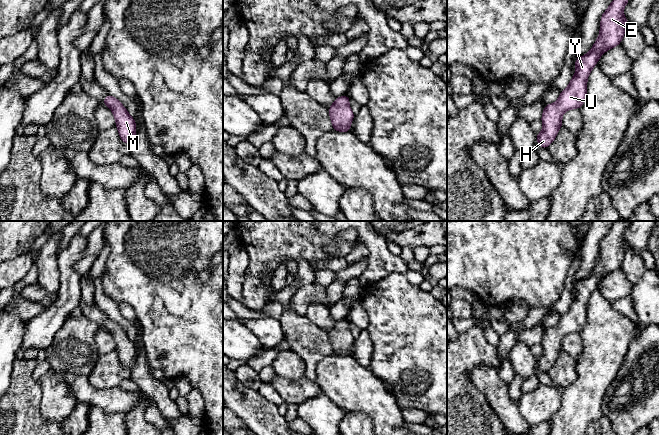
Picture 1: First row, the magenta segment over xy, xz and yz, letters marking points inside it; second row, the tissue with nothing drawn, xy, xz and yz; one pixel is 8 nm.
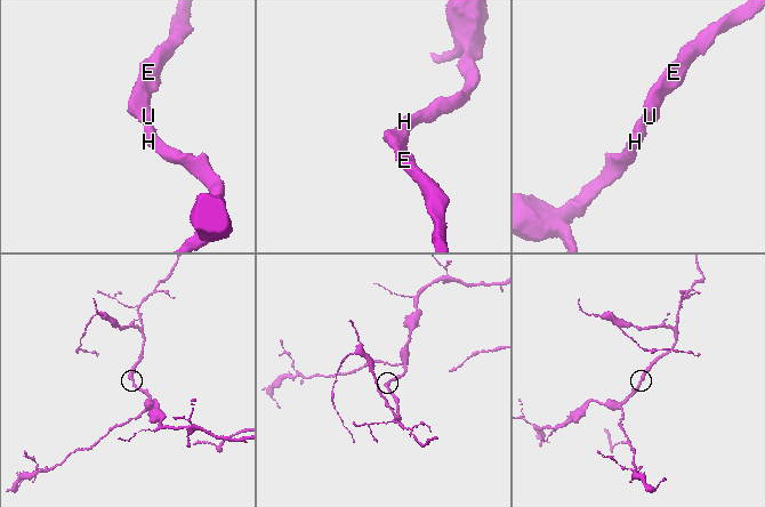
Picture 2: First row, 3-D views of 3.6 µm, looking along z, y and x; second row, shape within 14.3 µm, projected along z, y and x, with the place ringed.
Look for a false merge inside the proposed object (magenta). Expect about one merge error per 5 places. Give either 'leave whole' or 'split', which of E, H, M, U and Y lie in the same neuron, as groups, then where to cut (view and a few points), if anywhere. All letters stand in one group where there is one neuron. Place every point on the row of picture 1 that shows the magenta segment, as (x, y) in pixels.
leave whole | E H M U Y | no cut

